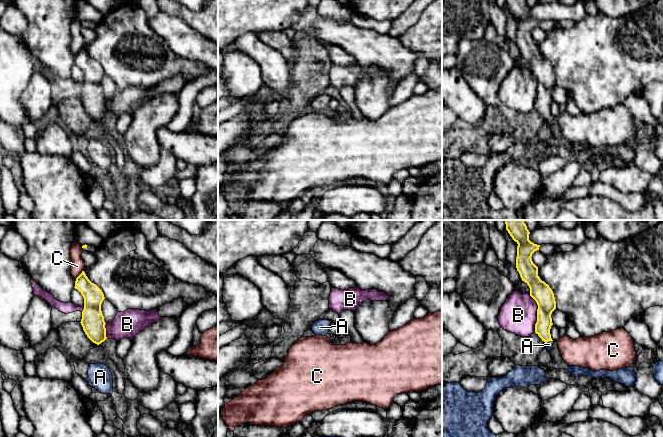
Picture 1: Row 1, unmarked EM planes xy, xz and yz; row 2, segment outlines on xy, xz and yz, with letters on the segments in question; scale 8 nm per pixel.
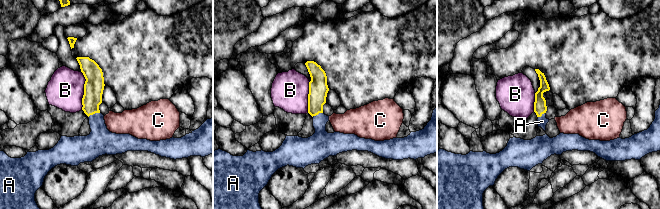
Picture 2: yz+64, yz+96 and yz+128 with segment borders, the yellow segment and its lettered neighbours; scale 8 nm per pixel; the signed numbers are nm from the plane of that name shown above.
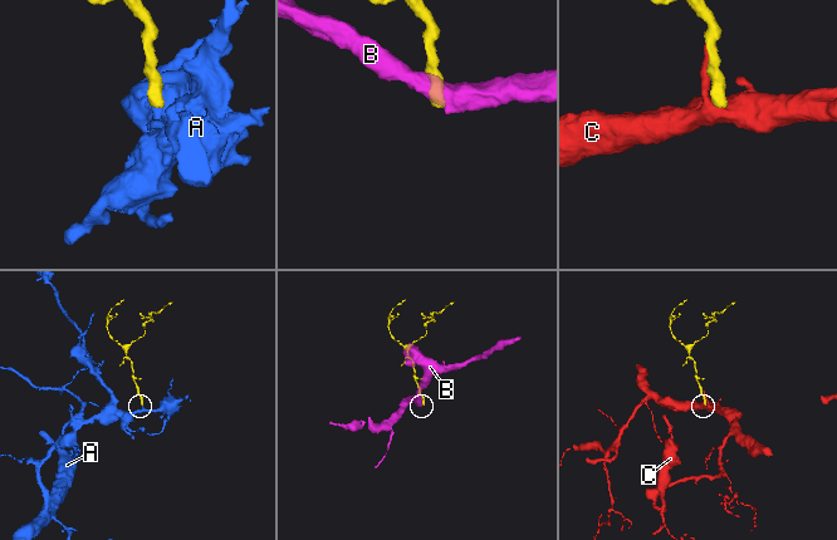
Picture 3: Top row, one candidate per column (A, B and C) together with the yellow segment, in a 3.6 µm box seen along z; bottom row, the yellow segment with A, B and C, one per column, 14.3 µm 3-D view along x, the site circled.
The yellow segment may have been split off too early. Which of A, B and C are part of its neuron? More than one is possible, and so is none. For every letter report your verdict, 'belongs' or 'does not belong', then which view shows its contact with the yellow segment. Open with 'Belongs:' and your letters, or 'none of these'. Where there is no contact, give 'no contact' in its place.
Belongs: A
A: belongs | yz
B: does not belong | yz
C: does not belong | xy

